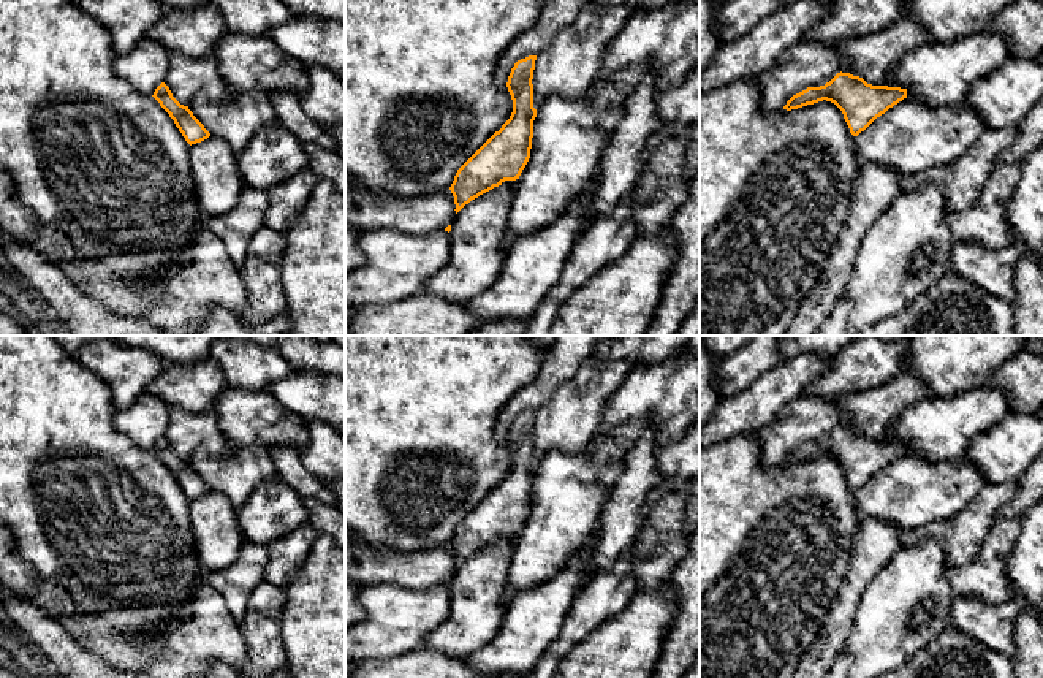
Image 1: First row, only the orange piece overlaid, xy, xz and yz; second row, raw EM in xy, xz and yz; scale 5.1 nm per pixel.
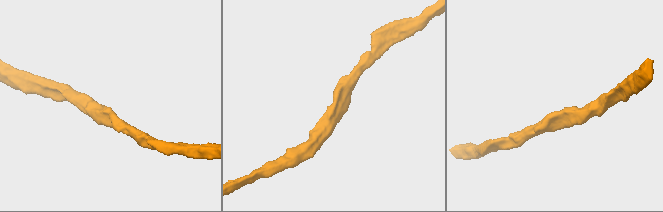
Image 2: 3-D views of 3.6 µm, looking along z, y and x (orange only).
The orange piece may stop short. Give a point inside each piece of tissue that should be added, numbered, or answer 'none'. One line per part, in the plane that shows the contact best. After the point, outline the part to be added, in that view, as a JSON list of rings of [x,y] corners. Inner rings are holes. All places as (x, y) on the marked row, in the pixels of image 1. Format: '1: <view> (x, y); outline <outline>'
none

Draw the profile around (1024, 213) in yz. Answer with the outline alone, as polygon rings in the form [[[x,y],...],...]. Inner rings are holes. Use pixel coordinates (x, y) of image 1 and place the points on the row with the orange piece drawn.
[[[1043,144],[1019,163],[1019,182],[1007,220],[1016,239],[1043,263]]]

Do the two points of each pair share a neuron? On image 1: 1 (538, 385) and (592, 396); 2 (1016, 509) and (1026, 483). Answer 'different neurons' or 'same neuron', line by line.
1: different neurons
2: same neuron

